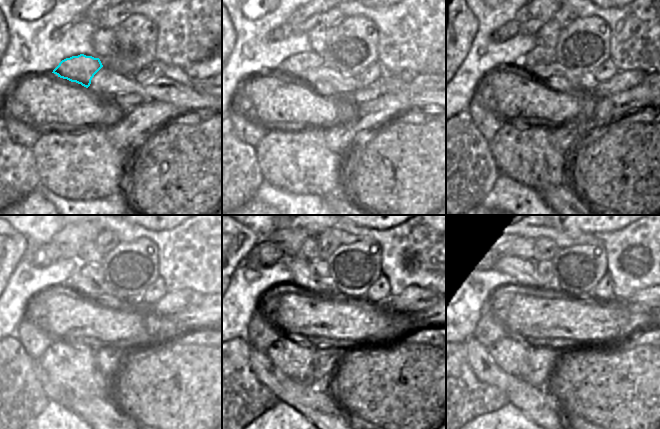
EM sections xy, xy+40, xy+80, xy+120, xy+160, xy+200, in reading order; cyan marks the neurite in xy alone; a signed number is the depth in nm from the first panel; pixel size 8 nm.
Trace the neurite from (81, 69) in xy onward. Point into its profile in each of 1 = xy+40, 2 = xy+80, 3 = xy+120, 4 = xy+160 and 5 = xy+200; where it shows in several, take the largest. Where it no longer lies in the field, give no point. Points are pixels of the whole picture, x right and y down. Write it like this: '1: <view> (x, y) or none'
1: xy+40 (299, 64)
2: xy+80 (539, 55)
3: xy+120 (93, 271)
4: xy+160 (319, 267)
5: xy+200 (545, 268)

